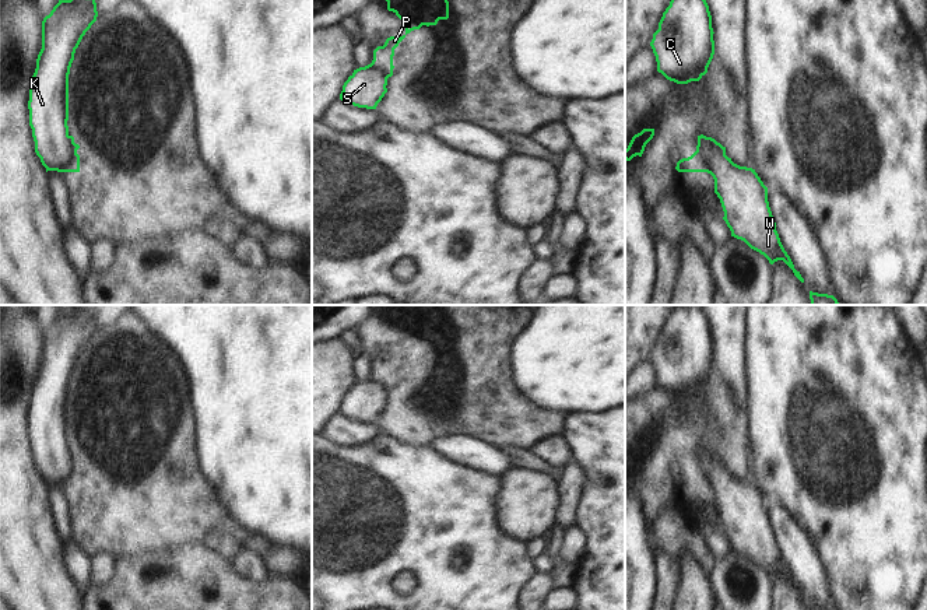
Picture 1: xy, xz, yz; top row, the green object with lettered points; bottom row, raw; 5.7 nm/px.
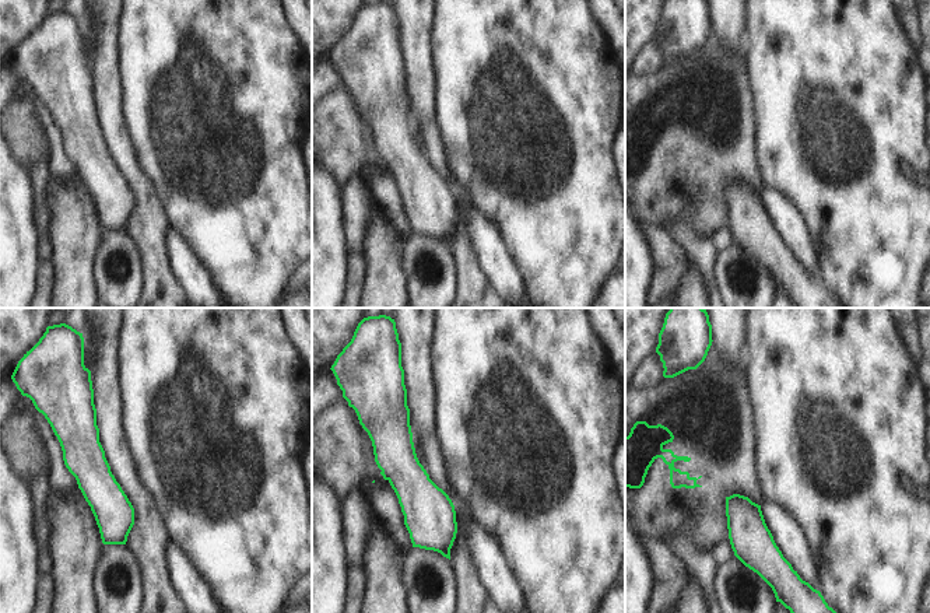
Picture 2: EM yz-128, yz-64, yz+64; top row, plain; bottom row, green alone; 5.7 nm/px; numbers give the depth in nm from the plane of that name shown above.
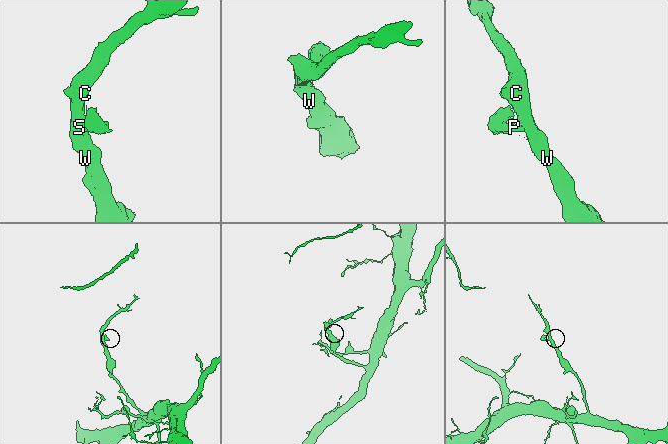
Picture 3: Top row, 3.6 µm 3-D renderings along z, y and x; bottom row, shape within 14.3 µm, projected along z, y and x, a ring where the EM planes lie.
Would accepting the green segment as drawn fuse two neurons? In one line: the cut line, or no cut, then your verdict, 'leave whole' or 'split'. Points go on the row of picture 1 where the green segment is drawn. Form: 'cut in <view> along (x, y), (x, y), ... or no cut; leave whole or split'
cut in yz along (701, 135), (705, 137), (699, 147), (713, 175); split

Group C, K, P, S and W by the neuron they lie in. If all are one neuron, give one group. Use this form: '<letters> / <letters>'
C K S W / P

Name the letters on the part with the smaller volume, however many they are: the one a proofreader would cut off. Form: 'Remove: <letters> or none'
Remove: P.

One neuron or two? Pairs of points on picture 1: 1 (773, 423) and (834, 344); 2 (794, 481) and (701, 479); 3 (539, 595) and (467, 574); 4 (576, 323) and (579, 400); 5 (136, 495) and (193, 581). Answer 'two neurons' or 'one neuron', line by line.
1: one neuron
2: two neurons
3: two neurons
4: one neuron
5: two neurons

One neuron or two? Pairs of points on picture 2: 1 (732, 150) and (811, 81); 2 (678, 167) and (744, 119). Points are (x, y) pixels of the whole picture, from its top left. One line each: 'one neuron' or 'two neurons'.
1: two neurons
2: one neuron

